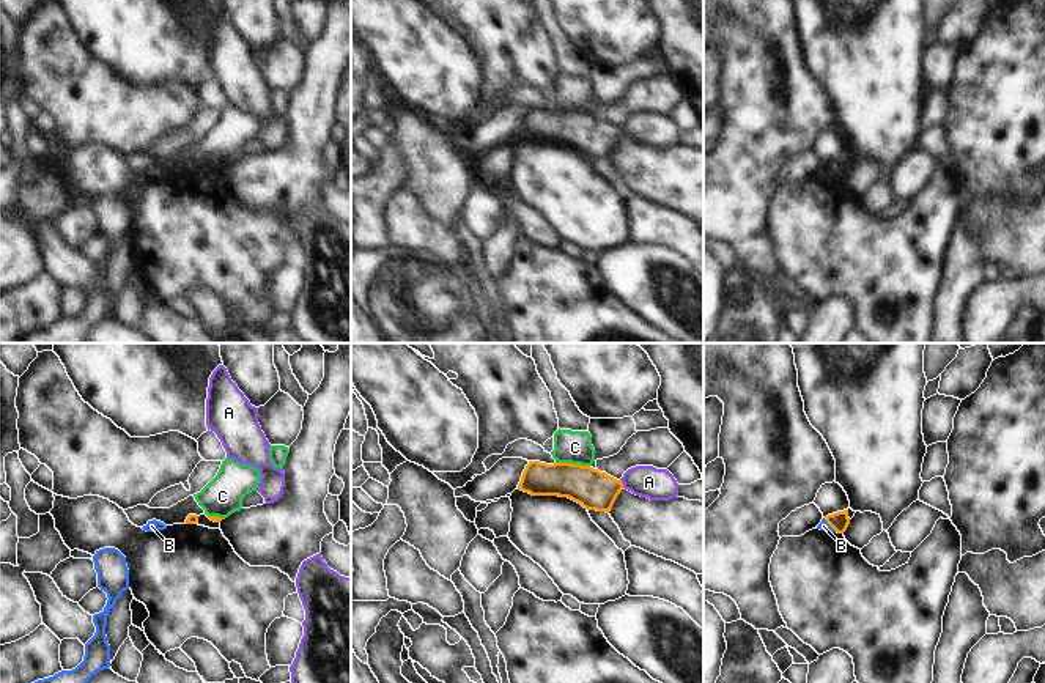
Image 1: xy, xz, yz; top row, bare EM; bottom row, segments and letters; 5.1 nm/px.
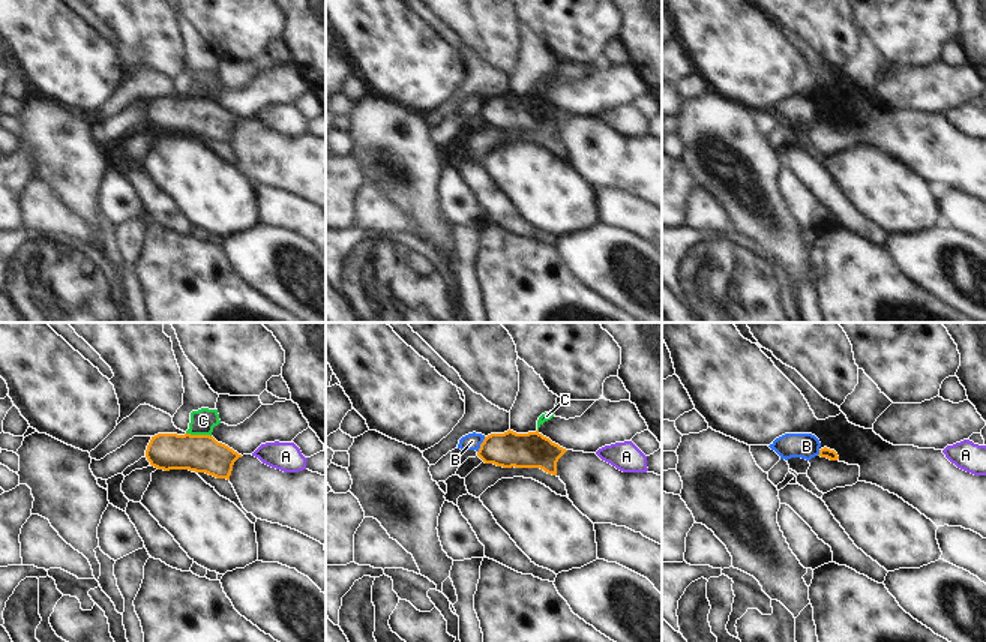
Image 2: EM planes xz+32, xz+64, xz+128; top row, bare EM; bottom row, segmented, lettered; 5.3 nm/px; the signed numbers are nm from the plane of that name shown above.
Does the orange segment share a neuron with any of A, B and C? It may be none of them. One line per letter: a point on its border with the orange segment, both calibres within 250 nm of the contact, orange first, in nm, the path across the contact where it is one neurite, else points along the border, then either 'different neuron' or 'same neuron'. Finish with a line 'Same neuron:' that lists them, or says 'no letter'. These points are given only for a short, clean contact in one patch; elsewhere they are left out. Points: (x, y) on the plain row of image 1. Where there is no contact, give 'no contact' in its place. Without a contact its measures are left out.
A: xz (622, 131) | 200/160 nm | along xz (620, 126), (624, 134) | different neuron
B: yz (830, 172) | 100/50 nm | along yz (823, 166), (836, 178) | different neuron
C: xz (573, 112) | 200/170 nm | along xz (556, 109), (589, 114) | different neuron
Same neuron: no letter

